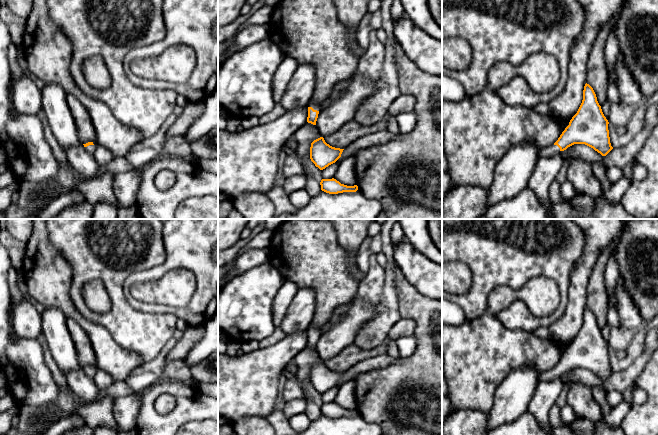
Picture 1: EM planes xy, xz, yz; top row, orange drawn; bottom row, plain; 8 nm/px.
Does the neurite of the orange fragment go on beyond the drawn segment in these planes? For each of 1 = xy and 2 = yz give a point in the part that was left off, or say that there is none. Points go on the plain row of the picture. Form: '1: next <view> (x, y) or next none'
1: next xy (90, 373)
2: next yz (551, 374)

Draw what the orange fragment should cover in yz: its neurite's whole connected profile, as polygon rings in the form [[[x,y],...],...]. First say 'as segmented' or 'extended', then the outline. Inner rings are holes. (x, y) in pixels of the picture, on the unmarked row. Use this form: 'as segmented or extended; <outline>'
extended; [[[586,307],[583,324],[577,337],[572,341],[558,364],[541,373],[540,382],[551,381],[574,368],[585,368],[602,380],[606,380],[613,373],[608,348],[593,312]]]

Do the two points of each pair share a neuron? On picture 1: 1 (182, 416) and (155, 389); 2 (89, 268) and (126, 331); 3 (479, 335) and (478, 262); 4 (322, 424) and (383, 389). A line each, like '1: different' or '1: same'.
1: same
2: same
3: different
4: different

